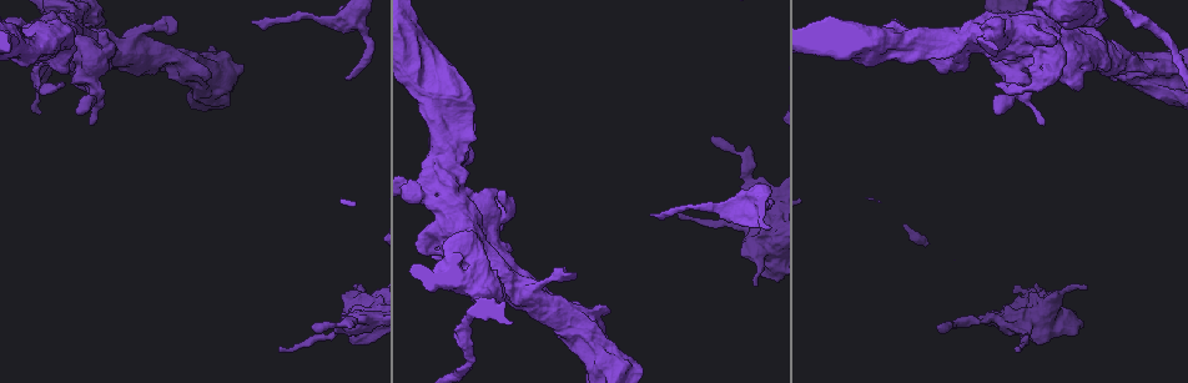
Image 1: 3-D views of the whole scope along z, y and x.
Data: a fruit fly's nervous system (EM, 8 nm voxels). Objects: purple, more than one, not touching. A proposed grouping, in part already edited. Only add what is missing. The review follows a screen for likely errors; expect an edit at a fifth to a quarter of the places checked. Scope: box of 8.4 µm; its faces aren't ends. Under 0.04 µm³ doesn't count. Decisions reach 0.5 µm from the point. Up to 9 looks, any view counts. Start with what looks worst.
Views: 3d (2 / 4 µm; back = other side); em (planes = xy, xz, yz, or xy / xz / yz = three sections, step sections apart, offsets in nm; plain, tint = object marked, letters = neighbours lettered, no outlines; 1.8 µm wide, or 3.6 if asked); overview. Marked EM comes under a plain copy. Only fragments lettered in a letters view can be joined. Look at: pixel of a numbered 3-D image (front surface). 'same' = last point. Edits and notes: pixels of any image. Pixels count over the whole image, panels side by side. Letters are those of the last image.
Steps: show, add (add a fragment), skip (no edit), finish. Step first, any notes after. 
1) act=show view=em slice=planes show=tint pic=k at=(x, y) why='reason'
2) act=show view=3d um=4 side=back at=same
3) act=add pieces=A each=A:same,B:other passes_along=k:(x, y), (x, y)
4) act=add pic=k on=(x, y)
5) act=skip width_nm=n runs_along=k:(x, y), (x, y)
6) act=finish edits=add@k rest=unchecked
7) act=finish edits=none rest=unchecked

act=show view=em slice=xz step=16 show=tint pic=1 at=(347, 79)

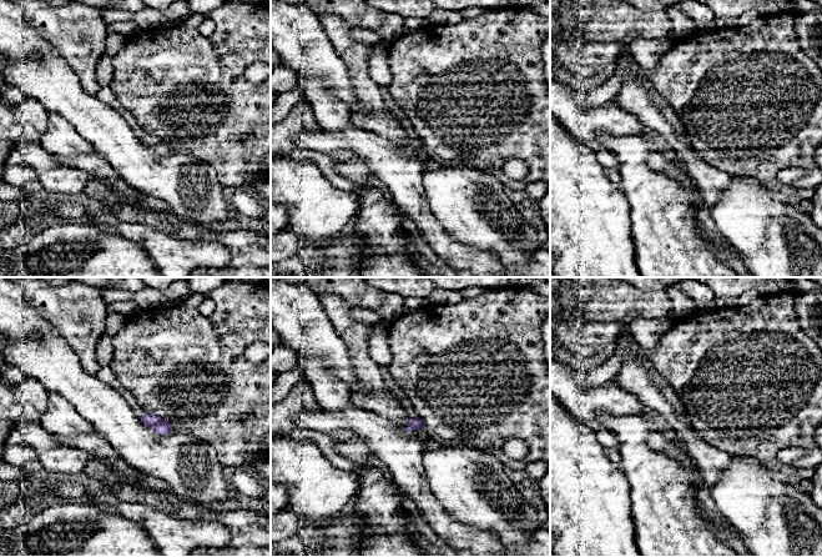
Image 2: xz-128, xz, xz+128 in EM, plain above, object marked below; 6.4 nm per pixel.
act=show view=em slice=planes show=letters at=same why='cut it another way'

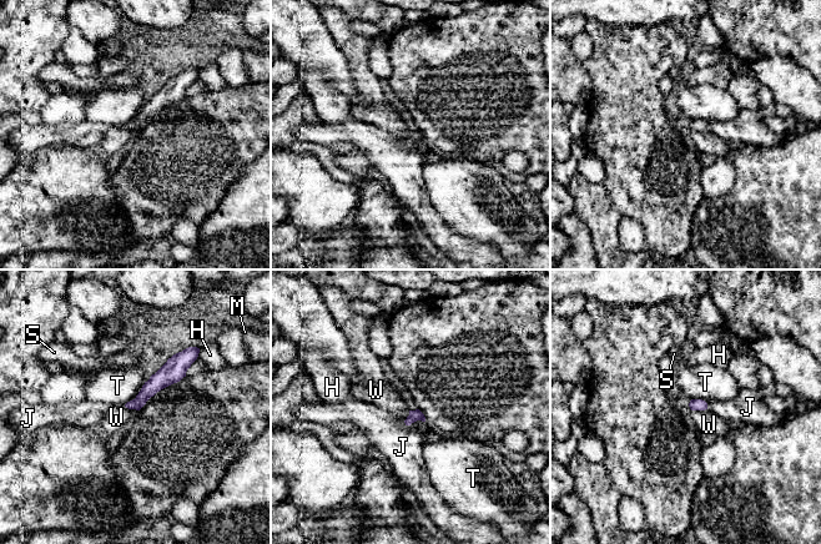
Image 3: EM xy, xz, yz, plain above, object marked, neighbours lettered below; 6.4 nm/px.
act=add pic=3 on=(745, 408) each=H:other,J:same,M:other,S:other,T:other,W:other found='it goes on there'

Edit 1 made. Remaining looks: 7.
act=show view=overview why='see it whole again'

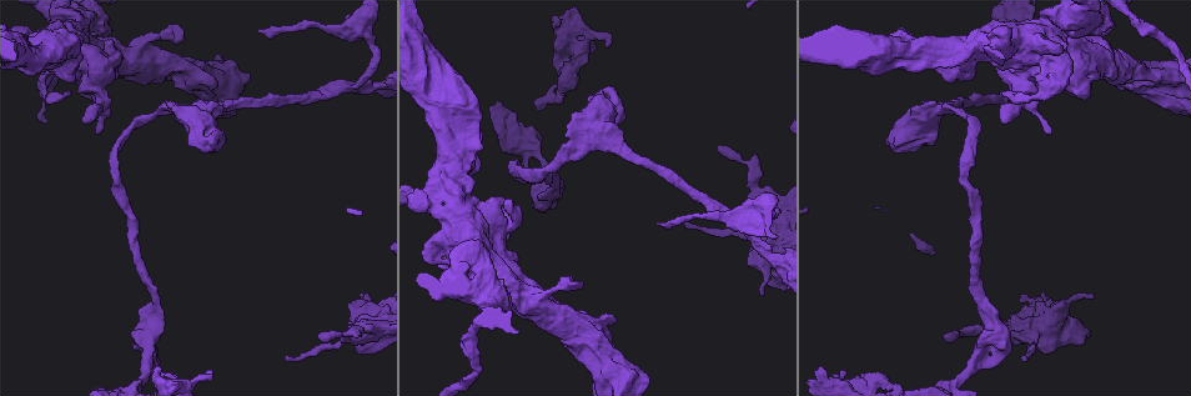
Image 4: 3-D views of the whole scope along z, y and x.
act=show view=3d um=4 side=back pic=4 at=(471, 237) why='calibre changes'

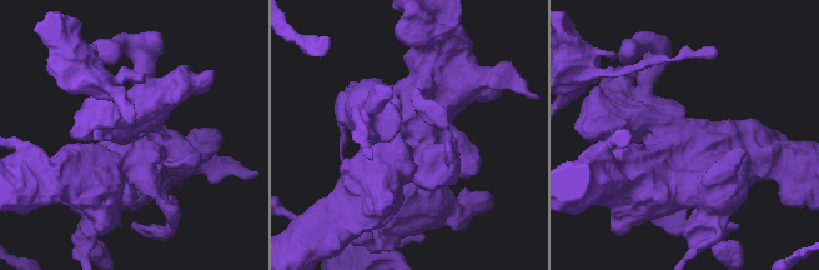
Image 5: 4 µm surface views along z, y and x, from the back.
act=show view=em slice=planes show=letters pic=5 at=(688, 161)

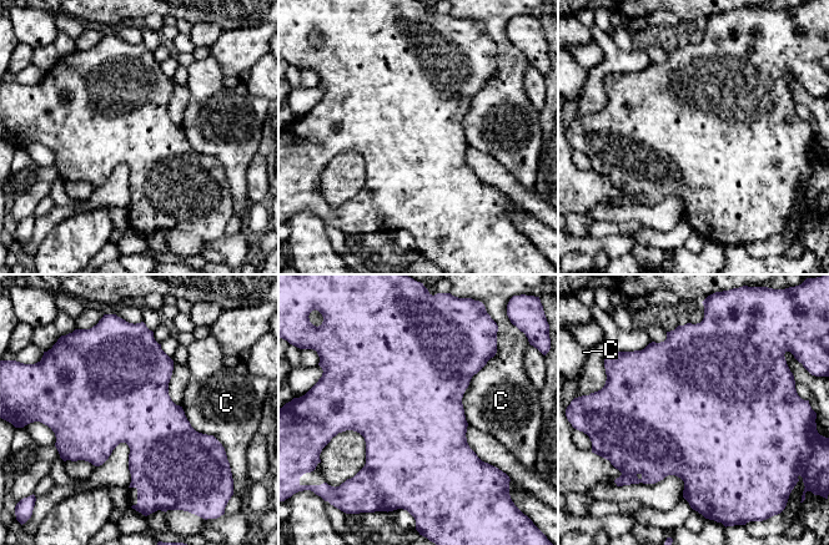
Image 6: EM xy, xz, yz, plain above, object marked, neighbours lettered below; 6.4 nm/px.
act=skip longest_contact=C:440nm each=C:other border=6:(487, 361), (462, 398), (467, 424) found='none of them fits'

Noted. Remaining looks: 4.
act=show view=em um=3.6 slice=xy step=16 show=letters pic=4 at=(319, 337) why='free end'

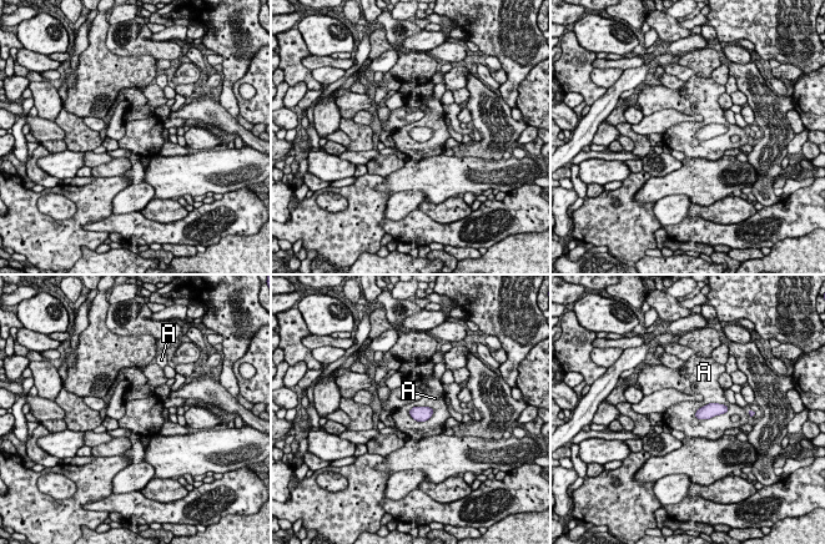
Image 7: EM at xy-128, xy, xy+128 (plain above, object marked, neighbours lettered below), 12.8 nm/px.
act=skip each=A:other border=7:(728, 407), (709, 418), (694, 416) found='none of them fits'

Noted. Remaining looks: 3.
act=show view=3d um=2 pic=4 at=(209, 372) why='free end'

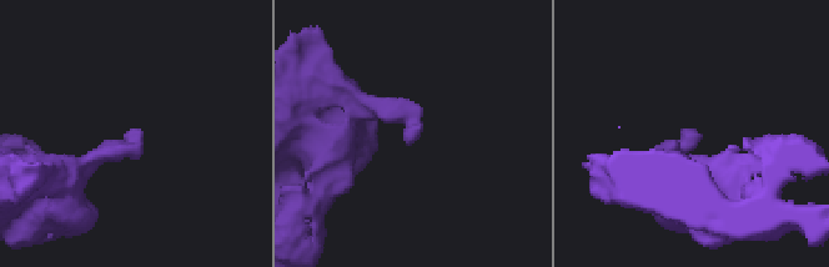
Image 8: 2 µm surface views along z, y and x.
act=show view=em slice=planes show=tint pic=8 at=(408, 143) why='need the tissue'

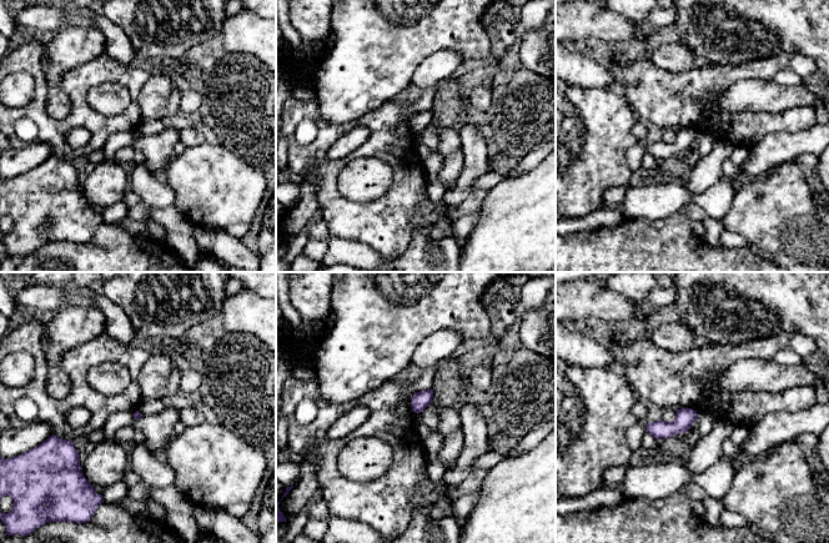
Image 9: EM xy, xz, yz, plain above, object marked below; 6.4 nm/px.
act=show view=em slice=planes show=letters at=same why='what lies round it'

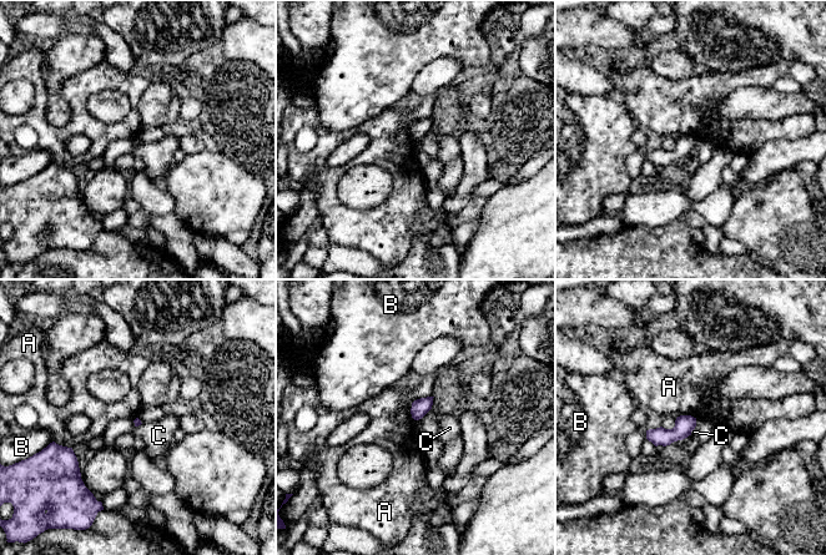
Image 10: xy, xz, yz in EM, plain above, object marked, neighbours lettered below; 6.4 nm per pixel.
act=skip longest_contact=A:140nm each=A:other,B:other,C:other border=10:(676, 417), (693, 415), (696, 418) found='none of them fits'

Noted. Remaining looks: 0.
act=finish edits=add@3 rest=unchecked

